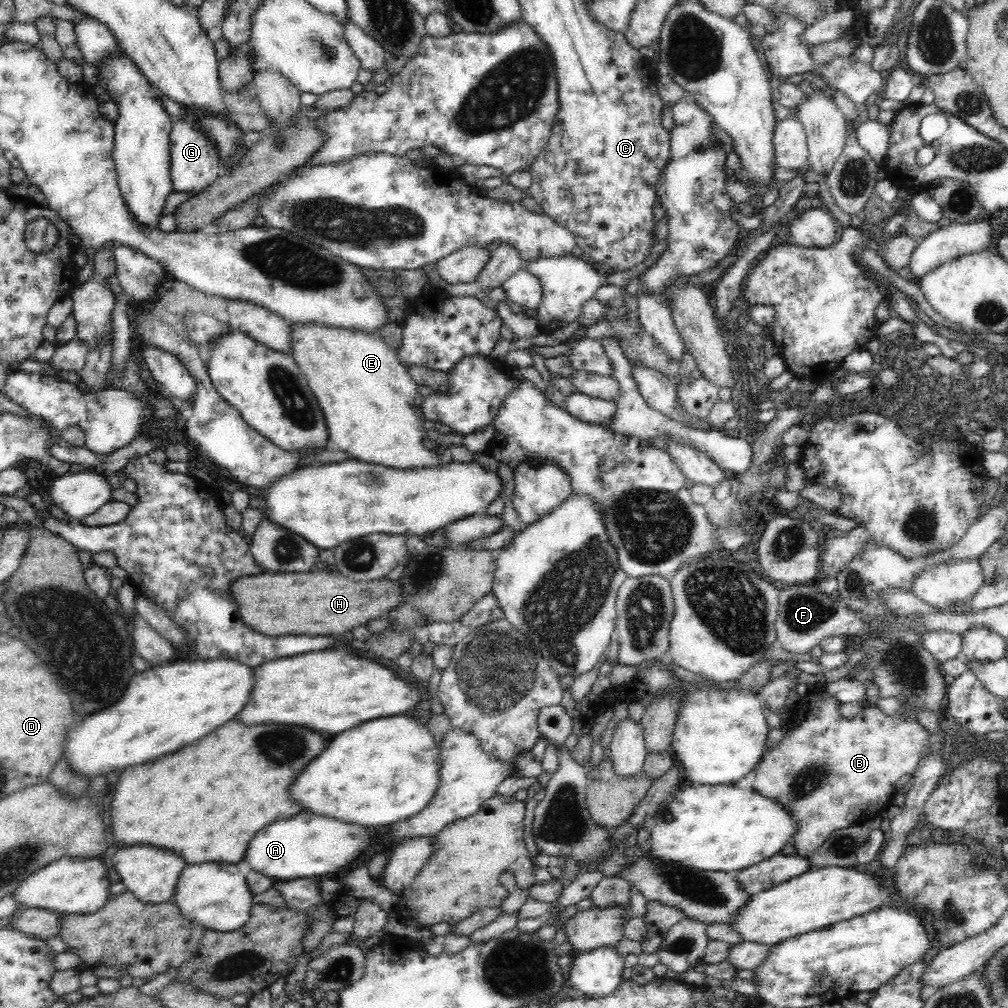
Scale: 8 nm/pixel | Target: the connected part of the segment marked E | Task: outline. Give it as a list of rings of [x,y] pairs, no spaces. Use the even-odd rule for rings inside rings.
[[[292,322],[293,359],[305,374],[309,387],[323,410],[330,442],[352,458],[366,464],[392,469],[424,469],[450,464],[448,452],[438,454],[433,446],[426,445],[426,431],[422,417],[418,418],[412,402],[418,396],[418,384],[412,380],[397,353],[376,333],[363,333],[356,329],[343,329],[319,324]]]

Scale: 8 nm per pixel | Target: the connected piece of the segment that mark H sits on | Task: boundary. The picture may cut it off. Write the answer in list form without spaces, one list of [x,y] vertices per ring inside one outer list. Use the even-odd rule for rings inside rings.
[[[338,572],[307,573],[268,573],[258,576],[240,576],[231,583],[232,599],[238,607],[240,619],[250,628],[256,628],[256,632],[268,632],[268,636],[286,636],[286,634],[310,634],[310,636],[332,636],[337,638],[354,627],[366,624],[372,618],[378,618],[396,608],[402,602],[400,588],[396,582],[388,582],[387,579],[371,580],[368,582],[356,582],[346,578]]]

